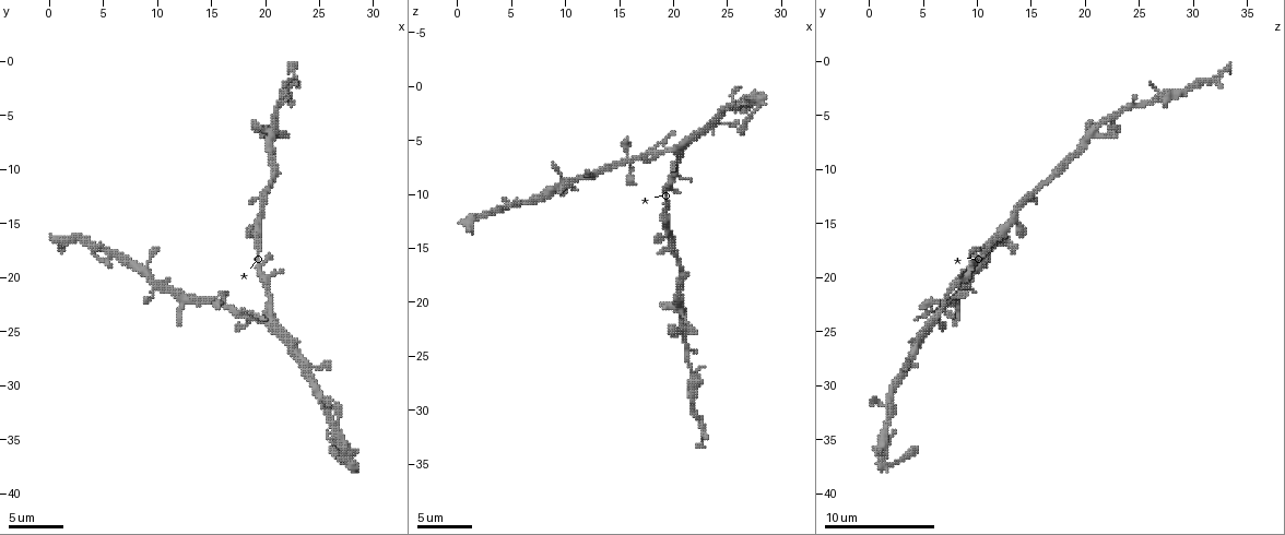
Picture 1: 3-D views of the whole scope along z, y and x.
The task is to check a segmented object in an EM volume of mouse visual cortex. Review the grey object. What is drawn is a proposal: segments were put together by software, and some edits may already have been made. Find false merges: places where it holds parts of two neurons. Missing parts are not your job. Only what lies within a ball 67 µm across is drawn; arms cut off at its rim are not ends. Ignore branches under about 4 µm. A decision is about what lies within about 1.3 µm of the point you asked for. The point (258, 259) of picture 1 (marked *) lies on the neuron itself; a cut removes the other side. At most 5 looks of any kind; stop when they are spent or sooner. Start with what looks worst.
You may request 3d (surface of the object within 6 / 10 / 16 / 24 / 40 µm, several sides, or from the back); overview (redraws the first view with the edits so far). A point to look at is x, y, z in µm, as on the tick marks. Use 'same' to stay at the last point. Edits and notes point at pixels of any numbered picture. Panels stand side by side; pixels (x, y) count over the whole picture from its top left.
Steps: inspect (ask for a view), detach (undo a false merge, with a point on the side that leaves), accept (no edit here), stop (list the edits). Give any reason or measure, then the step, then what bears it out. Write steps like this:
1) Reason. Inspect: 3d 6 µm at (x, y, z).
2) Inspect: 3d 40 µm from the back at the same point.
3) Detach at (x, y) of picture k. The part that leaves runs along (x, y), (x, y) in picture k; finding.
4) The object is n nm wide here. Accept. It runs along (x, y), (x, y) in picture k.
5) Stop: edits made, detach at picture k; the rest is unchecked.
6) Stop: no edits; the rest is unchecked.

Three arms meet. Inspect: 3d 6 µm at (20.2, 12.0, 15.4).

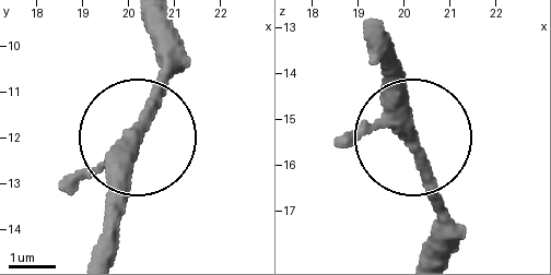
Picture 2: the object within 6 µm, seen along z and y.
Accept. It runs along (97, 250), (113, 156), (176, 55) in picture 2; all the same neuron.

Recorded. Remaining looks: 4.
Three-way junction. Inspect: 3d 6 µm at (21.0, 5.2, 22.4).

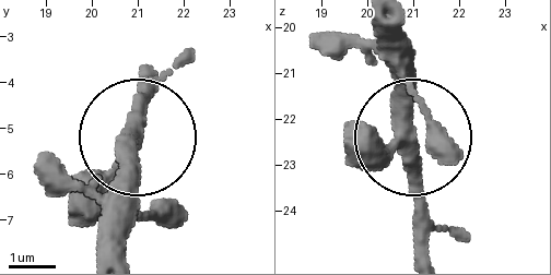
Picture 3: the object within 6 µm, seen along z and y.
Accept. It runs along (395, 20), (395, 102), (419, 148), (419, 227) in picture 3; all the same neuron.

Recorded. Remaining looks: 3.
Inspect: 3d 6 µm at (21.8, 3.0, 28.8).

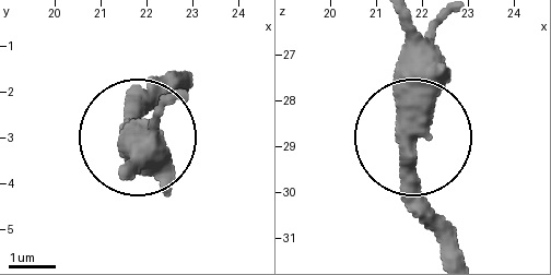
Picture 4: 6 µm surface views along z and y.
Accept. It runs along (405, 20), (405, 114), (429, 227) in picture 4; continuous, no second neuron.

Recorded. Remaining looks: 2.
Stop: no edits; the rest is unchecked.

